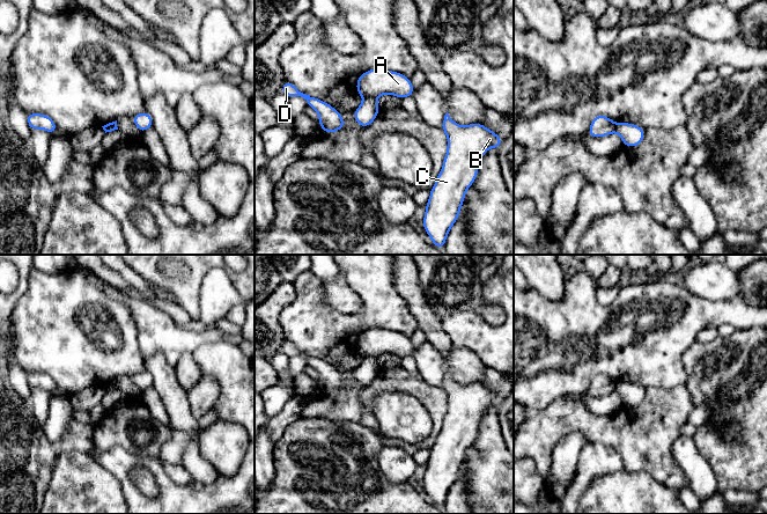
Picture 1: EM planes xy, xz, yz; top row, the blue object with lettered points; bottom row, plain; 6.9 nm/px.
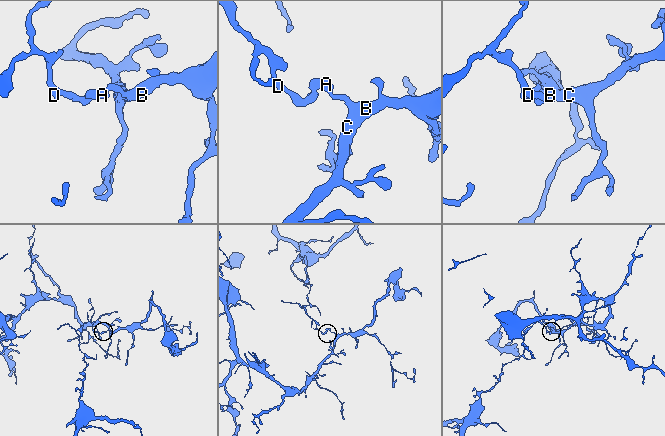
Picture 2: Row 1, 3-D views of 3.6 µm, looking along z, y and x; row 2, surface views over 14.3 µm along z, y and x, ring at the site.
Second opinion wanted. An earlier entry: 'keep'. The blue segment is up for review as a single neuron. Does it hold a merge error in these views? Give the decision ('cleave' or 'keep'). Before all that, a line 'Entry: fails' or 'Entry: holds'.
Entry: fails
cleave

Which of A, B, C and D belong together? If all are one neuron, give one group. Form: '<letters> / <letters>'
A B C / D

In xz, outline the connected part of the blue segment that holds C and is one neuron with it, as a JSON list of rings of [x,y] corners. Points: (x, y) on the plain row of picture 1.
[[[448,372],[441,383],[442,389],[448,395],[448,407],[440,434],[434,446],[430,448],[430,457],[426,463],[423,476],[423,487],[433,500],[433,504],[443,508],[447,495],[452,484],[459,476],[466,449],[474,442],[480,420],[488,407],[499,407],[503,401],[496,392],[480,382],[460,386],[456,383]]]

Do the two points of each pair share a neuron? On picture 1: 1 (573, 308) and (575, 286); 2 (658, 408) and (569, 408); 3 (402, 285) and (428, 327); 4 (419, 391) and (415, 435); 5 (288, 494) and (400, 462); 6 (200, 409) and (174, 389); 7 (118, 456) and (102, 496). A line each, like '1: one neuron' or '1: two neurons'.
1: one neuron
2: one neuron
3: one neuron
4: two neurons
5: two neurons
6: two neurons
7: two neurons

